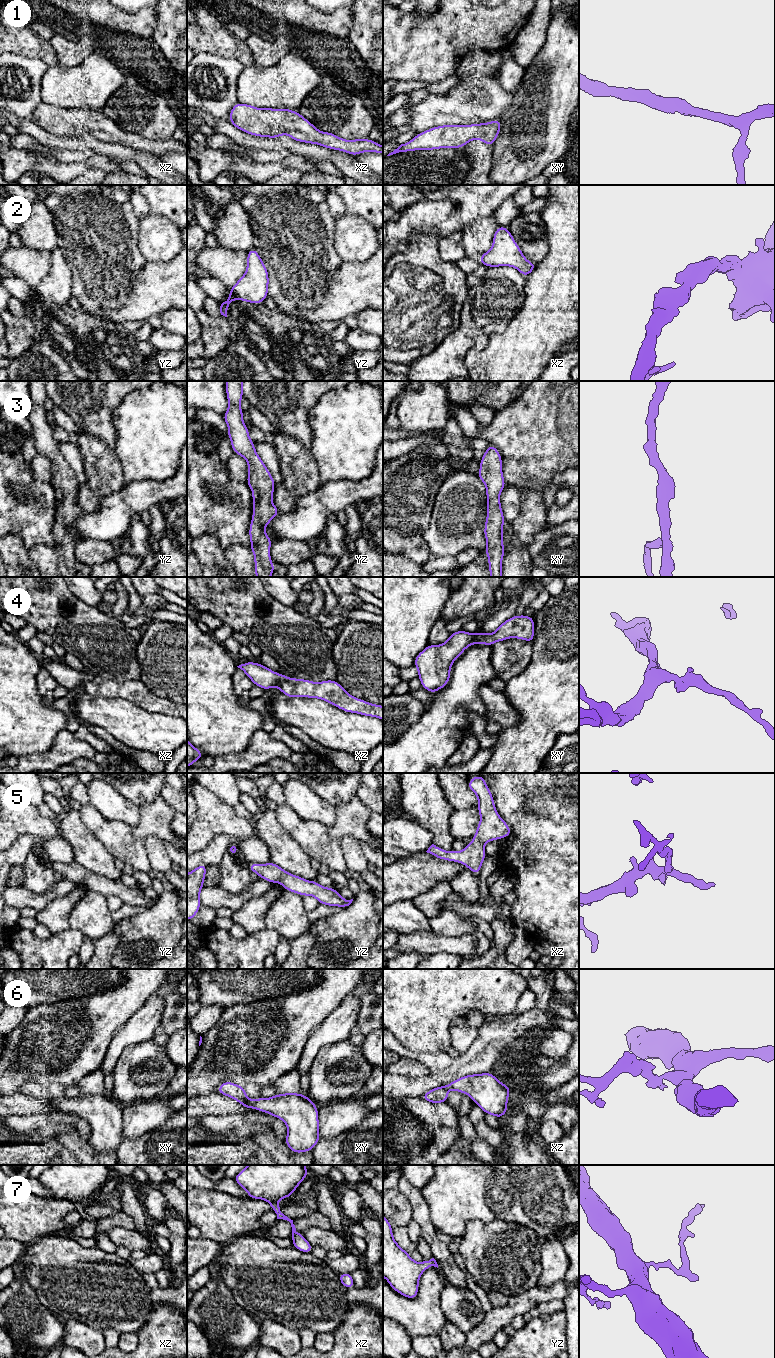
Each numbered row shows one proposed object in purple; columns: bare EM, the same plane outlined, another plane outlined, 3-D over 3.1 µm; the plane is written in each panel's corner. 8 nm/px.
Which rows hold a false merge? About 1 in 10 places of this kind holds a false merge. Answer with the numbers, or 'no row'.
6

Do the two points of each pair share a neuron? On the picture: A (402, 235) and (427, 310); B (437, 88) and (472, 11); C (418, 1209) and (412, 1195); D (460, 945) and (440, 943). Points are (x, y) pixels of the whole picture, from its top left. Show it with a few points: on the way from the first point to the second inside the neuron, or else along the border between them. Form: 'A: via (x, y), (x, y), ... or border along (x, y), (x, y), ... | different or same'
A: border along (425, 234), (414, 233), (408, 247), (393, 255) | different
B: border along (455, 73), (435, 82), (417, 80) | different
C: via (418, 1206), (415, 1198) | same
D: via (455, 945), (445, 944) | same

